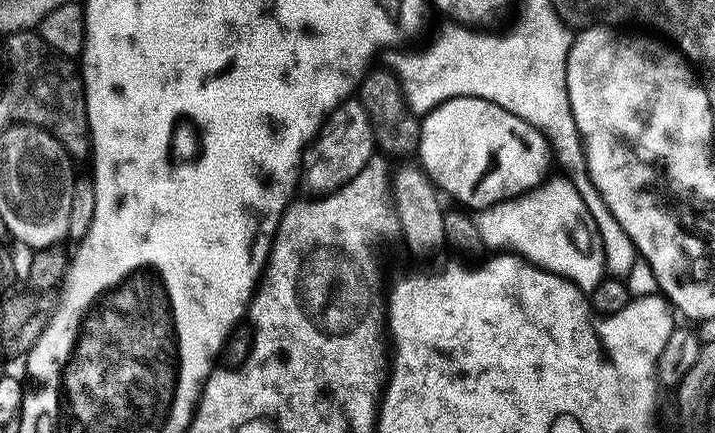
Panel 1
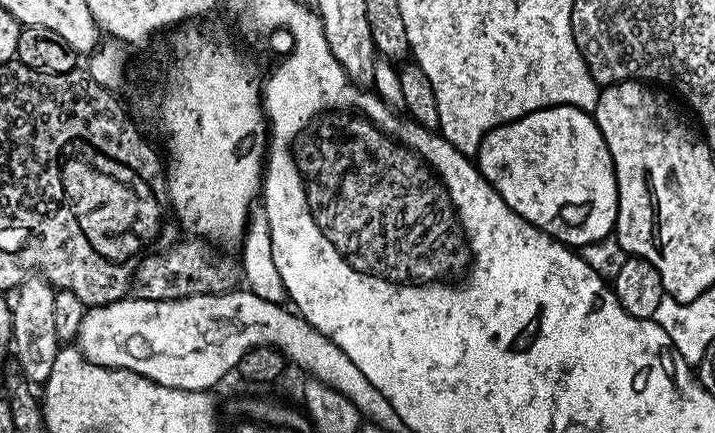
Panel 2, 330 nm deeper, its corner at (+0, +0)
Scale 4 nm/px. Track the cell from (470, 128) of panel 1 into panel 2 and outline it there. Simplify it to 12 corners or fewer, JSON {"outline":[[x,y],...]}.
{"outline":[[523,113],[474,163],[502,202],[579,250],[613,235],[595,115]]}

